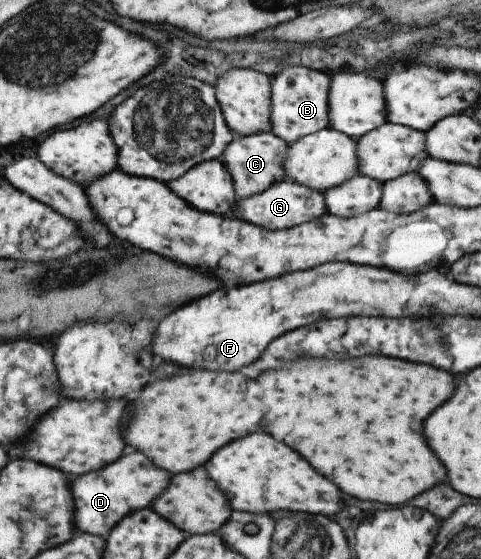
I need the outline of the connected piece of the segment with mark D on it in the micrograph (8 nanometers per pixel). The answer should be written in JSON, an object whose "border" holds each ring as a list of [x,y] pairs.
{"border":[[[126,453],[105,468],[78,477],[71,477],[75,503],[75,525],[79,533],[88,532],[107,538],[111,529],[132,512],[151,507],[171,482],[171,473],[156,467],[144,453]]]}

